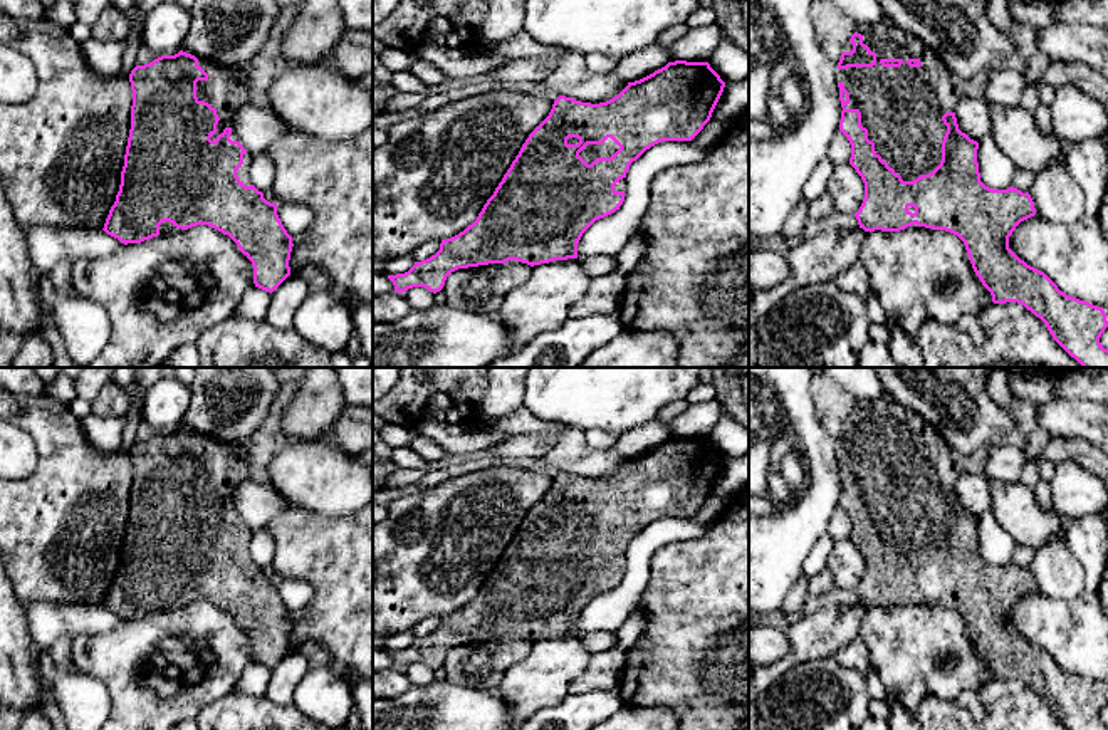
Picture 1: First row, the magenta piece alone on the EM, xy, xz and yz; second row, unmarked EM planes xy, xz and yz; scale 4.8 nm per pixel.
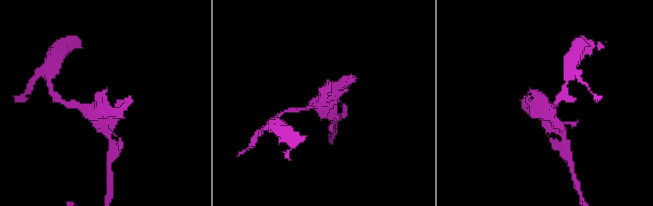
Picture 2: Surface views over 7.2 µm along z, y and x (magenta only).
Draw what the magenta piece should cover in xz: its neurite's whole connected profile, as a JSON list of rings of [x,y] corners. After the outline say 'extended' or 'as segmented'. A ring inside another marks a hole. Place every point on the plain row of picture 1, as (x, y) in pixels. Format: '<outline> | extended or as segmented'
[[[675,436],[653,450],[628,458],[613,475],[599,480],[581,478],[559,472],[549,492],[529,510],[494,571],[487,576],[477,596],[458,611],[442,616],[440,626],[426,636],[396,651],[388,651],[395,668],[425,663],[436,670],[447,653],[458,646],[489,639],[517,636],[530,643],[554,636],[578,634],[578,619],[583,609],[599,594],[604,594],[625,577],[626,549],[646,525],[661,517],[692,517],[710,497],[724,468],[725,458],[708,438]]] | extended

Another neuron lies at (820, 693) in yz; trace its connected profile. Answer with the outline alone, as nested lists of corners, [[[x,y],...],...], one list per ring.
[[[834,656],[814,658],[796,665],[759,698],[757,730],[860,730],[870,717],[870,703],[865,676],[858,670],[839,665]]]

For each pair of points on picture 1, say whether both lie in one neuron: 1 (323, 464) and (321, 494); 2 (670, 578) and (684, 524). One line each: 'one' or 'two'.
1: one
2: two

